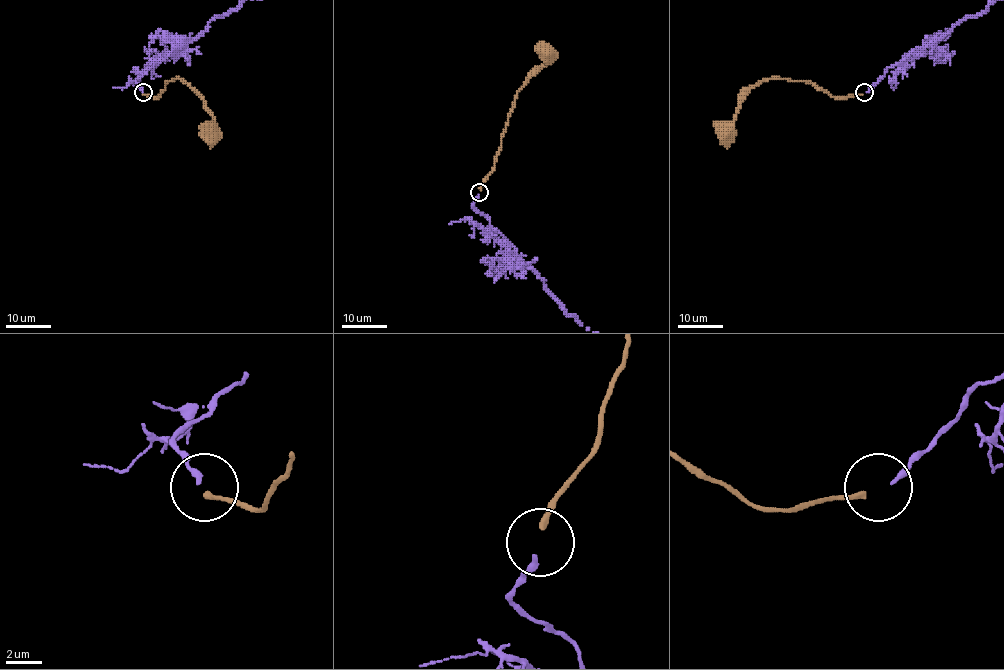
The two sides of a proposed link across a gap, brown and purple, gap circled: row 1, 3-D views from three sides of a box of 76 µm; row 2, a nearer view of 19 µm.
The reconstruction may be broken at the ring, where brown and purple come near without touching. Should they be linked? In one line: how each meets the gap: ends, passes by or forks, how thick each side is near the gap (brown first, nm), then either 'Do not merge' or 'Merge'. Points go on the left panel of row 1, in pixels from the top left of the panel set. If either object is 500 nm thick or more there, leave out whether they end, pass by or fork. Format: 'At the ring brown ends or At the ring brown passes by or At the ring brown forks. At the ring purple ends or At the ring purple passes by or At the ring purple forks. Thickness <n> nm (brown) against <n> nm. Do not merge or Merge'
At the ring brown ends. At the ring purple ends. Thickness 320 nm (brown) against 320 nm. Do not merge

